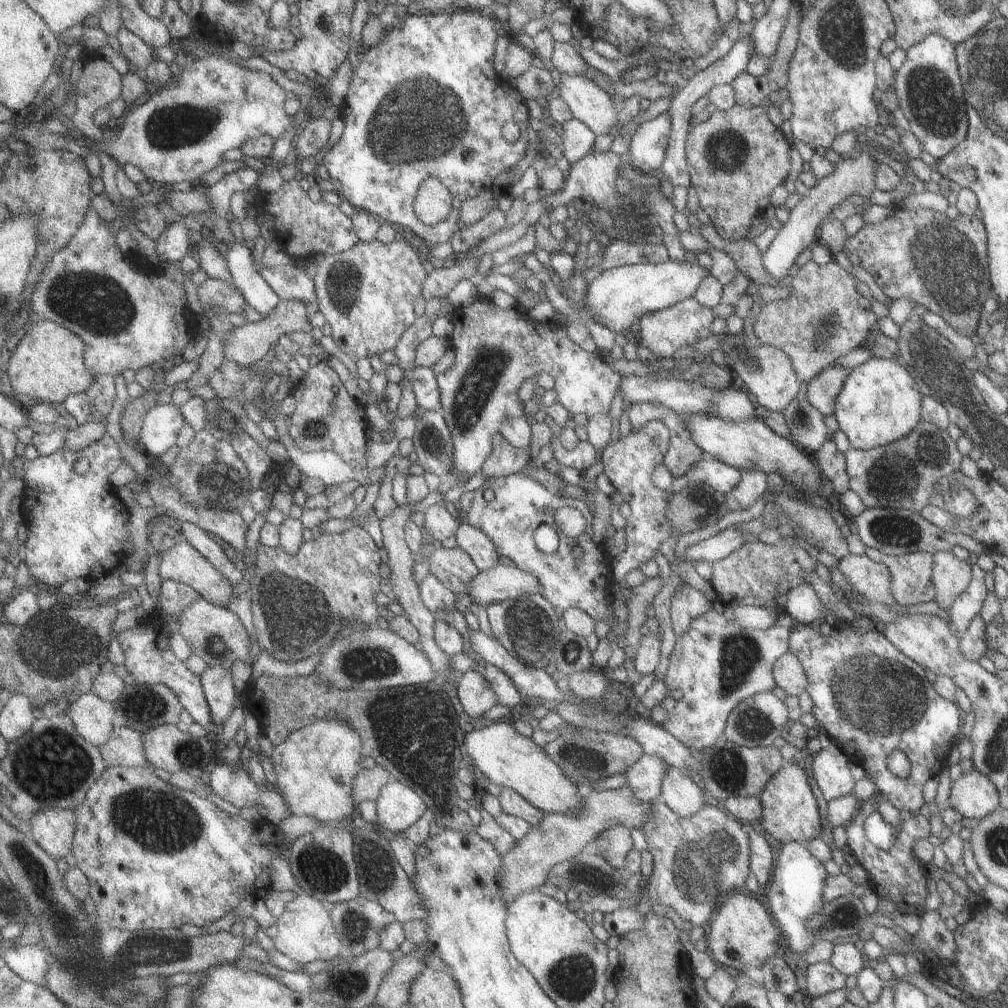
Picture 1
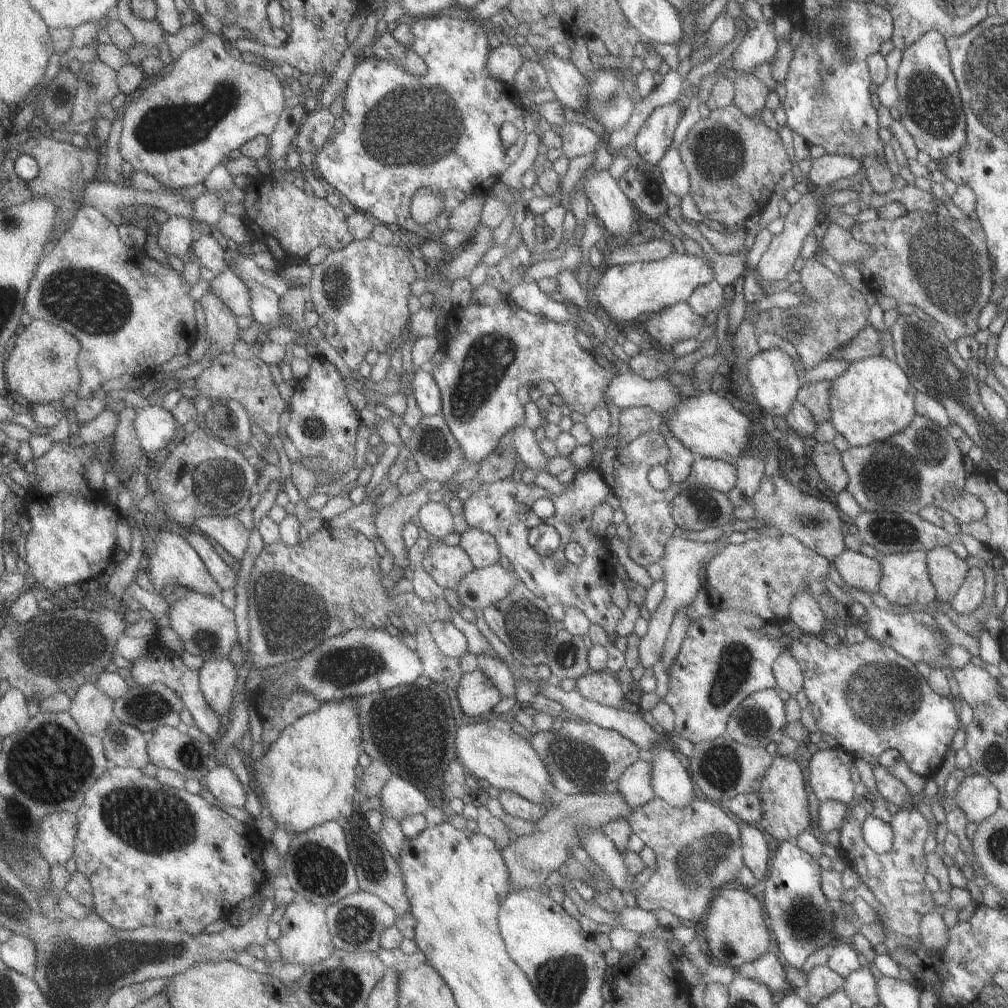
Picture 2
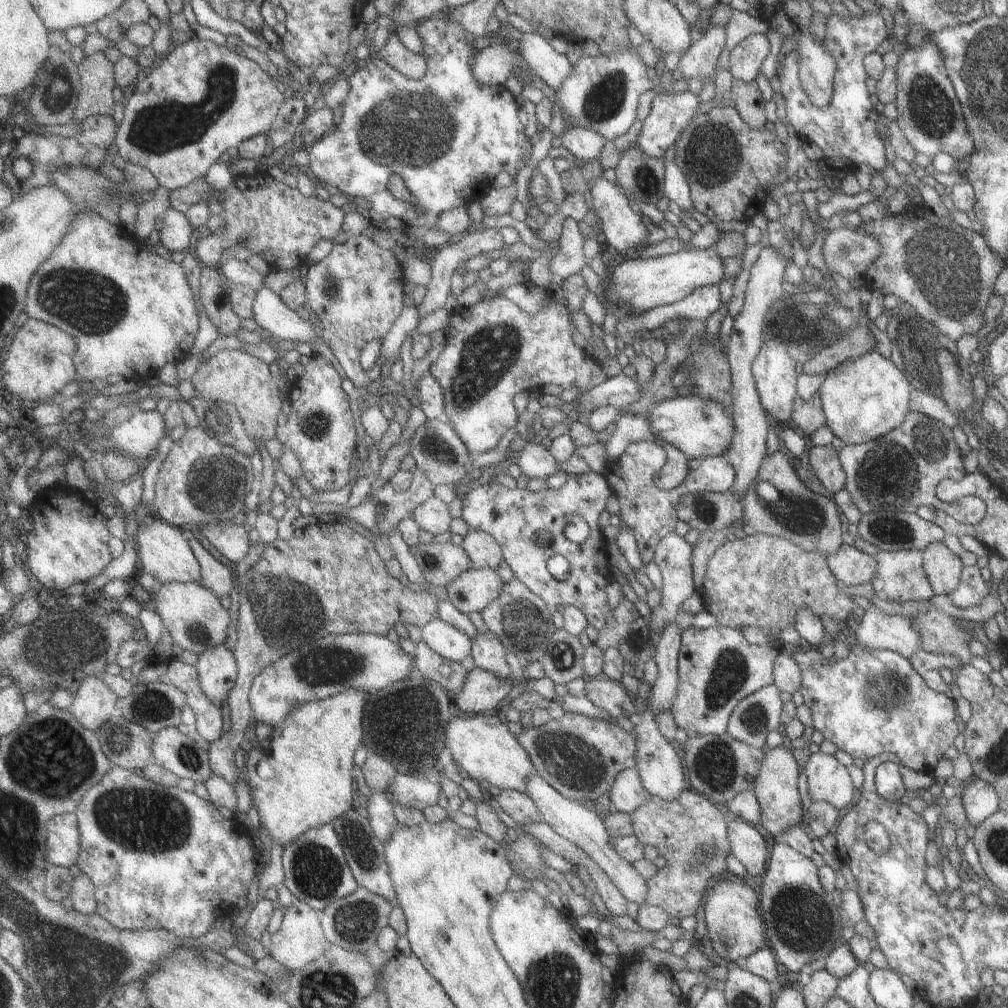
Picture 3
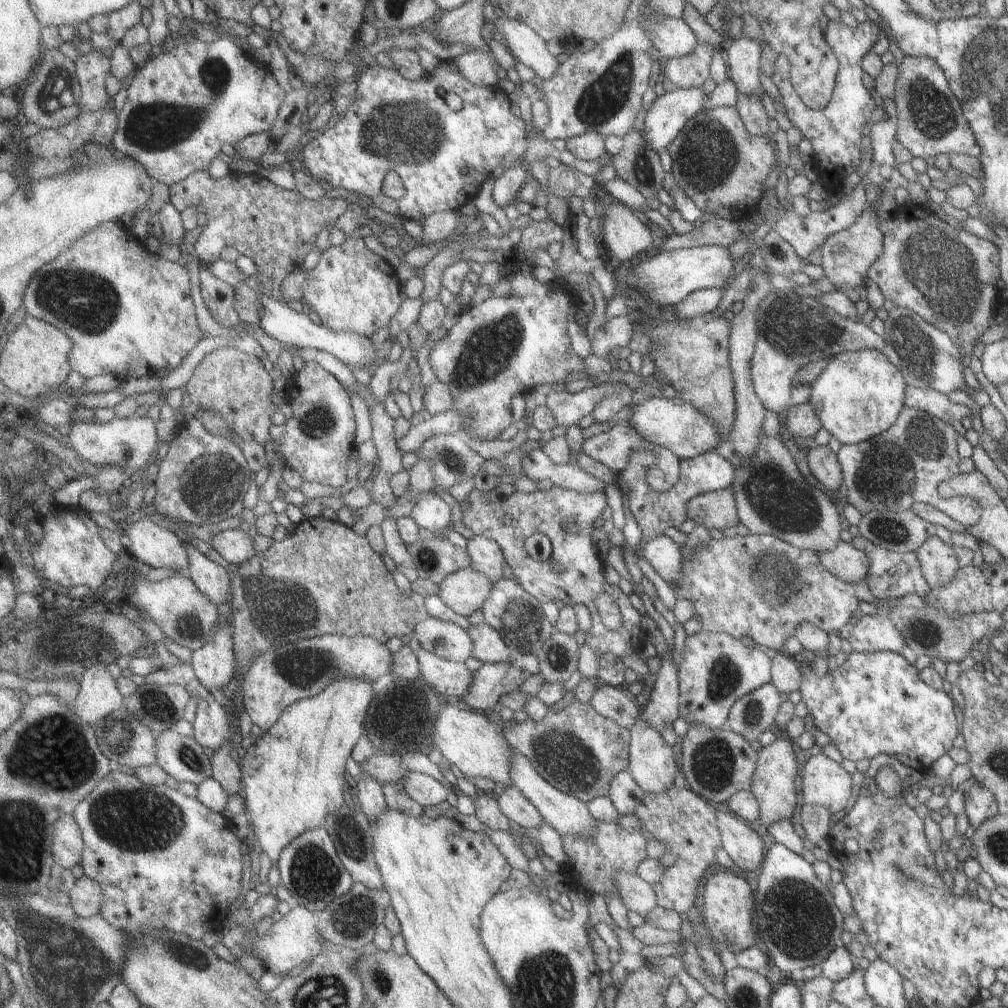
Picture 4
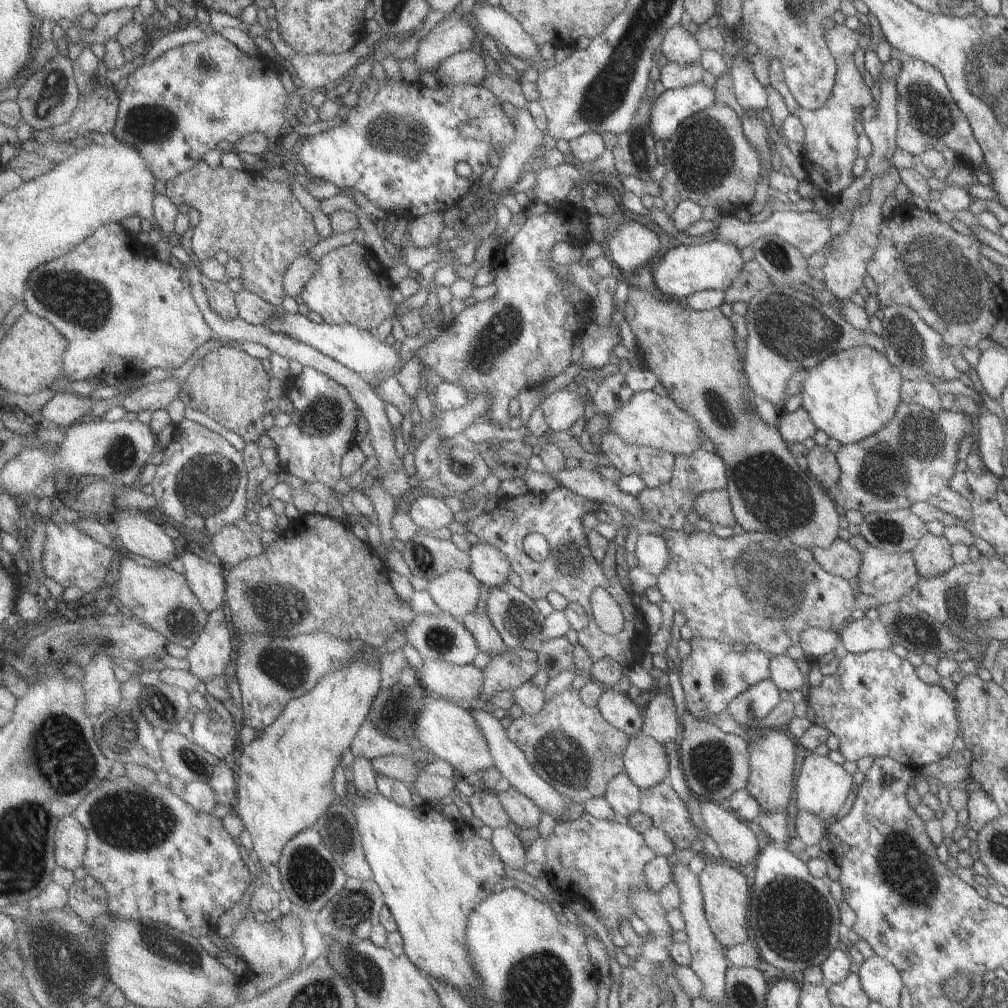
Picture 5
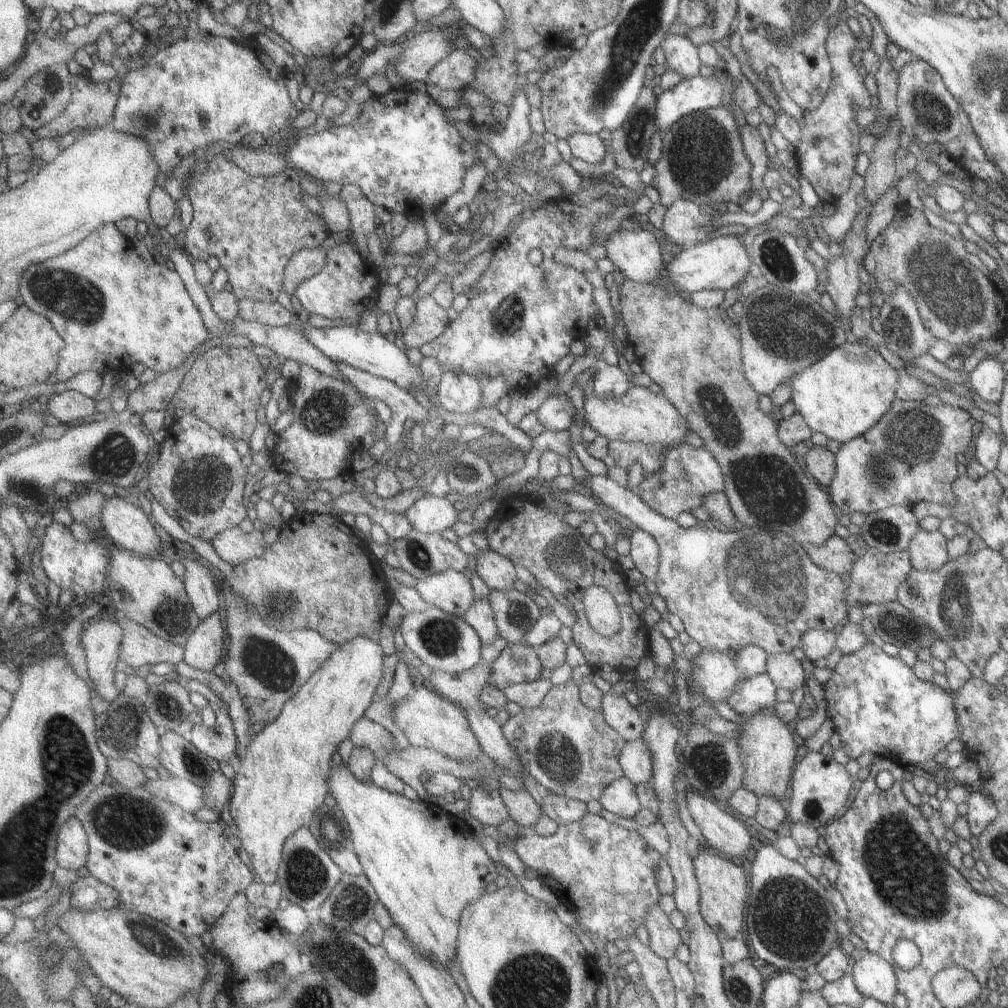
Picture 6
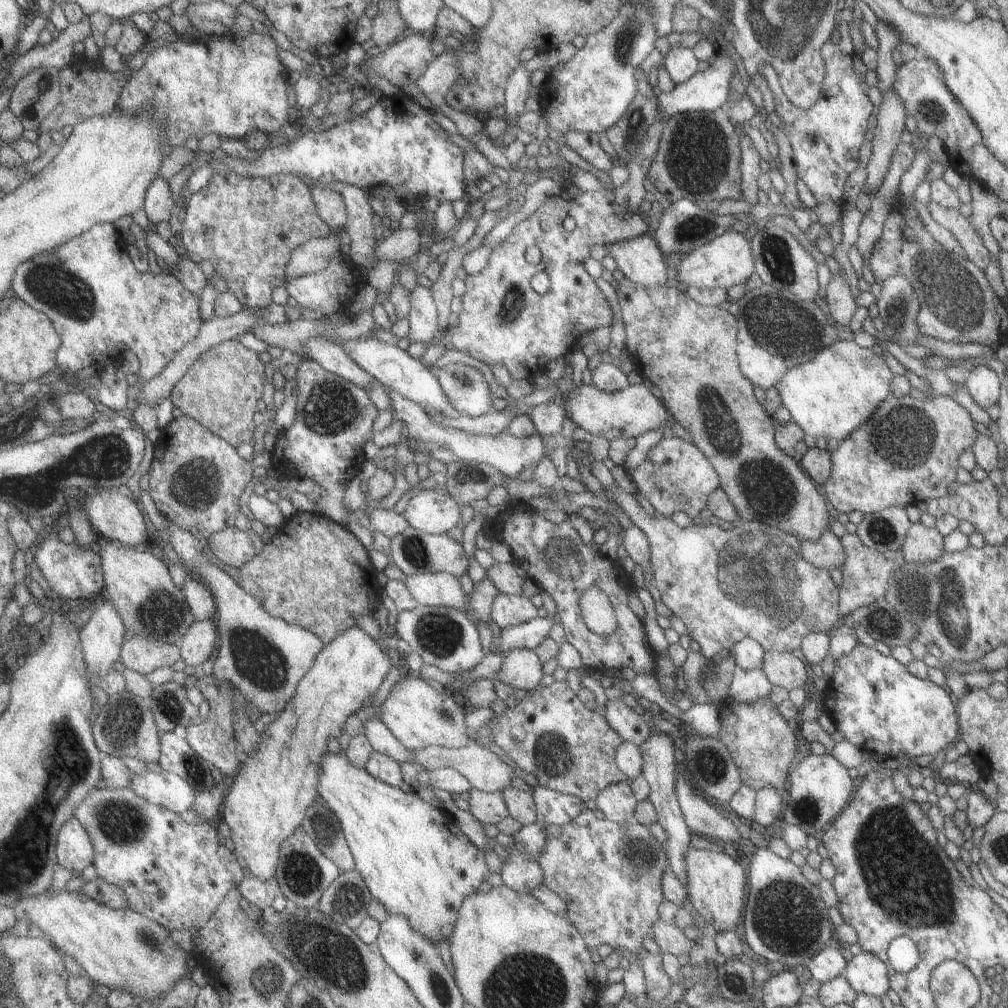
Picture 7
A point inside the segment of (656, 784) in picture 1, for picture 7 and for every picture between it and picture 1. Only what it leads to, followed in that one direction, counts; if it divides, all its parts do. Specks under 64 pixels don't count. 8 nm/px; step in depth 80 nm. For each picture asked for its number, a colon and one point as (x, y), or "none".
2: (634, 786)
3: (626, 793)
4: (625, 794)
5: (621, 794)
6: (618, 797)
7: (616, 801)

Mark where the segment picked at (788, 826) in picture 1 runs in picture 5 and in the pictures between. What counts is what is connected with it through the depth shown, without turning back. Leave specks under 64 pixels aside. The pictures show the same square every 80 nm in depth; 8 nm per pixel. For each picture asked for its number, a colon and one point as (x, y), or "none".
2: (783, 800)
3: (775, 787)
4: (771, 784)
5: (771, 759)

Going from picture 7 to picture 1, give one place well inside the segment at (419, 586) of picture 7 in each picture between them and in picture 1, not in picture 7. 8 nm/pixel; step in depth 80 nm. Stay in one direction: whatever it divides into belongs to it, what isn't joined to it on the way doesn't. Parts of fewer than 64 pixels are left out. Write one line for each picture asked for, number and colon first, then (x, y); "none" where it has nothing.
1: (498, 583)
2: (481, 588)
3: (476, 589)
4: (465, 591)
5: (458, 592)
6: (451, 591)

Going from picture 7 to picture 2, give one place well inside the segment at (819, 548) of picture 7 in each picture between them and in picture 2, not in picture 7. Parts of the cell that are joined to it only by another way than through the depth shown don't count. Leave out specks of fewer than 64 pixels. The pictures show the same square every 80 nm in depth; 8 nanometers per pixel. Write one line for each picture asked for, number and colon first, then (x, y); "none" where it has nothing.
2: (855, 569)
3: (848, 565)
4: (845, 562)
5: (840, 559)
6: (834, 556)

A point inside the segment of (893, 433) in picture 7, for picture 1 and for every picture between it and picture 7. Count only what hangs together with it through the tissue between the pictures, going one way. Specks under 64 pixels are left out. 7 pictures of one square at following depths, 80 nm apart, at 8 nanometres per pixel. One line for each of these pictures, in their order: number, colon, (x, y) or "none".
1: (902, 474)
2: (911, 469)
3: (900, 470)
4: (903, 465)
5: (911, 458)
6: (908, 456)

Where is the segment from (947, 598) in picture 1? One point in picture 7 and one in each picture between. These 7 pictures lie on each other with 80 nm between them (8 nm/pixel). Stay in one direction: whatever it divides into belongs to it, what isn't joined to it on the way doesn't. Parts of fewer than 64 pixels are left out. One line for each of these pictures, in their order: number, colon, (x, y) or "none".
2: (946, 571)
3: (942, 568)
4: (936, 559)
5: (931, 555)
6: (926, 551)
7: (921, 544)

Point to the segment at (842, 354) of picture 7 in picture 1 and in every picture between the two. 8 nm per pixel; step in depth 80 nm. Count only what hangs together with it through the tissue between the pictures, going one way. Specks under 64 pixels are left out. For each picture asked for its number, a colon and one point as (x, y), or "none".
1: (879, 403)
2: (872, 399)
3: (862, 398)
4: (858, 394)
5: (851, 394)
6: (844, 393)

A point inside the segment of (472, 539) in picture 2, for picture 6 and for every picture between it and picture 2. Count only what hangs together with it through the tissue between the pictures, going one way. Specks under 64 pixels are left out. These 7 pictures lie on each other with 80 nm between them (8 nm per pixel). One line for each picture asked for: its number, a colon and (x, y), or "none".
3: (485, 553)
4: (486, 554)
5: (490, 566)
6: (496, 571)

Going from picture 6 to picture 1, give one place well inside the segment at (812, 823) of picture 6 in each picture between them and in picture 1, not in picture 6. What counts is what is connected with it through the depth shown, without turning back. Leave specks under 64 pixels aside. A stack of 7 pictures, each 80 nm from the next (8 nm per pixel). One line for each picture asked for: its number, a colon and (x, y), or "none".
1: (829, 769)
2: (828, 777)
3: (827, 780)
4: (825, 783)
5: (821, 786)

